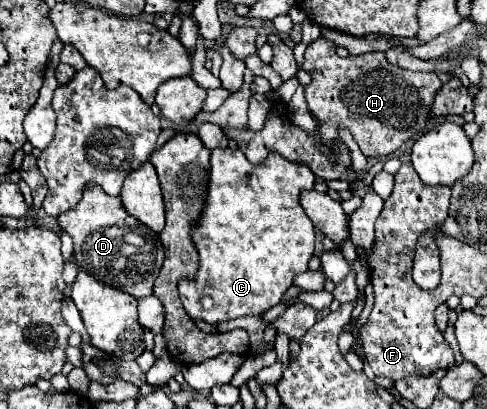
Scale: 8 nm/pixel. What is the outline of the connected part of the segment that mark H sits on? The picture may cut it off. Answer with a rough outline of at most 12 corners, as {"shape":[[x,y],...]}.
{"shape":[[304,52],[322,142],[348,128],[368,158],[428,126],[442,82],[384,52]]}

